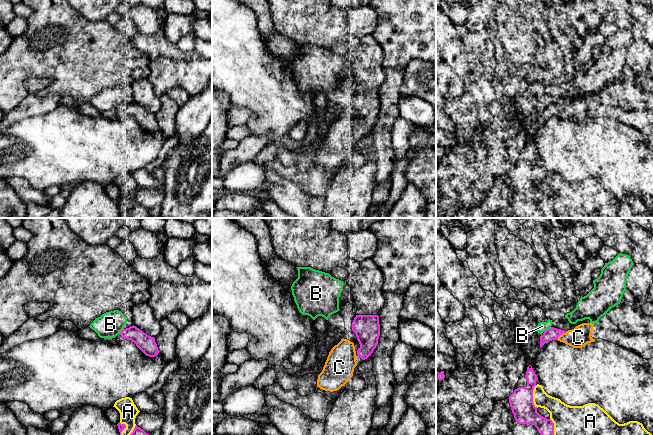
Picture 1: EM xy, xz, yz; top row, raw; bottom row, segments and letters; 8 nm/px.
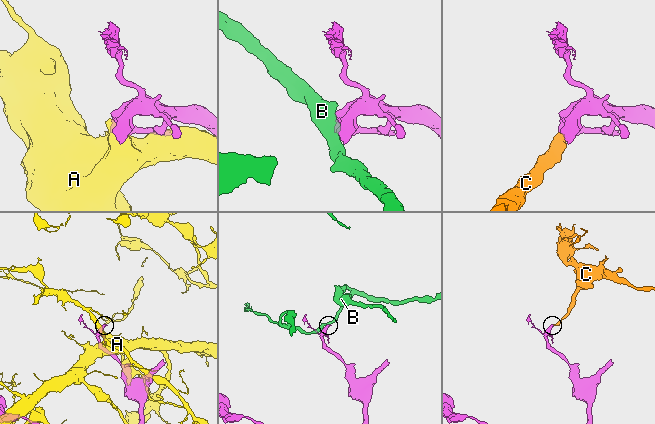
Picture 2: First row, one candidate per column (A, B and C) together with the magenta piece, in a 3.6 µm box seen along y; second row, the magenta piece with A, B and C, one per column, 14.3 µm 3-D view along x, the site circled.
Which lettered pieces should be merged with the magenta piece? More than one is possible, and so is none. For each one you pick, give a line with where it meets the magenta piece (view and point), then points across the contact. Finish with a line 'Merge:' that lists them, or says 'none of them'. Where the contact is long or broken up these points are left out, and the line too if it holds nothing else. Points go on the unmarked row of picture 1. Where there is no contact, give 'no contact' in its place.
C: yz (561, 109)
Merge: C

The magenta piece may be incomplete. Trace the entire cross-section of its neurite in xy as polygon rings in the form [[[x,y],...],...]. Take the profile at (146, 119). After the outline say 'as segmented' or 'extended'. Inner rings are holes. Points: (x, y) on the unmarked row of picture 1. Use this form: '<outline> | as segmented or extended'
[[[134,101],[123,105],[120,111],[124,115],[134,118],[146,132],[155,133],[160,128],[155,114],[147,111]]] | as segmented

